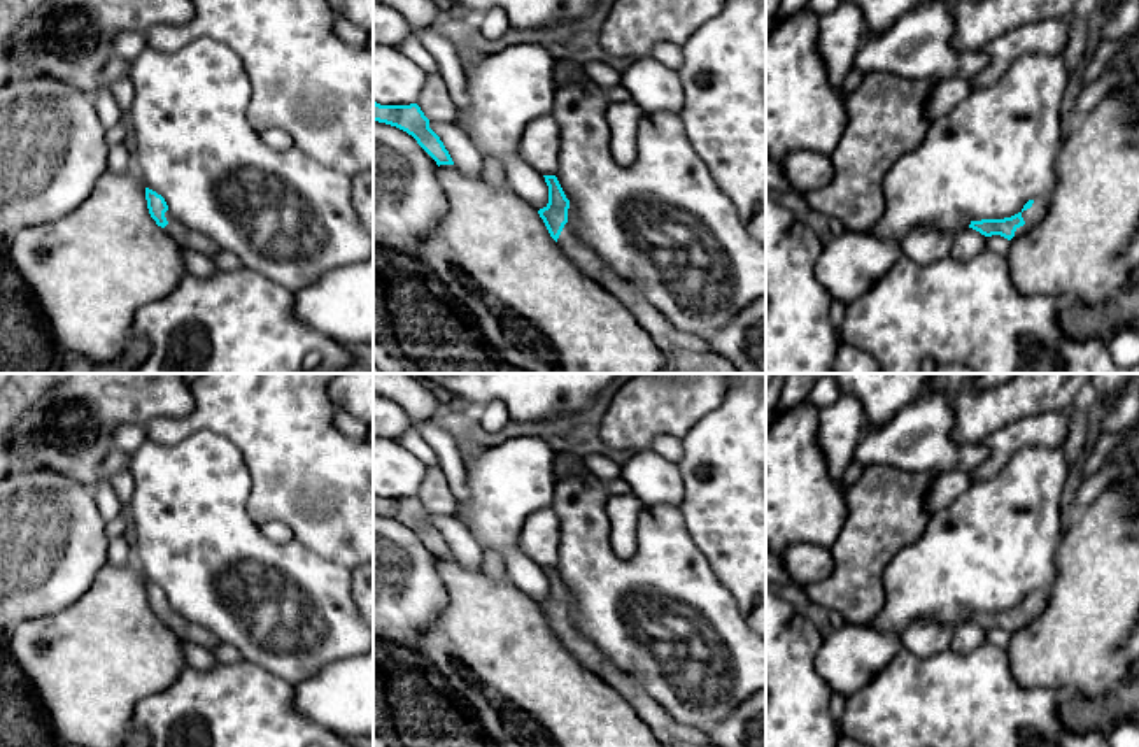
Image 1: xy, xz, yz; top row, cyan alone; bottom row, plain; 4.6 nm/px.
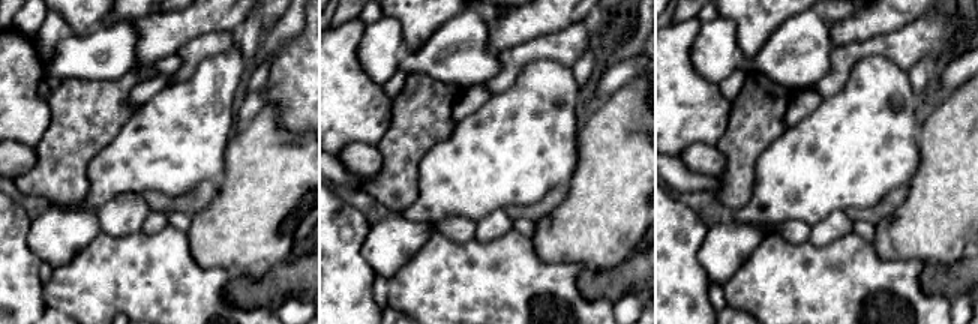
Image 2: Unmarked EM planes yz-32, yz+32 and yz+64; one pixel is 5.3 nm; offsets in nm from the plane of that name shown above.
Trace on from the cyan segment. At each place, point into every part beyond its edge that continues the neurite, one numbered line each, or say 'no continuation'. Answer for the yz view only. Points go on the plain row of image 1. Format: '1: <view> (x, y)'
1: yz (1038, 604)

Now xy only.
1: xy (193, 633)

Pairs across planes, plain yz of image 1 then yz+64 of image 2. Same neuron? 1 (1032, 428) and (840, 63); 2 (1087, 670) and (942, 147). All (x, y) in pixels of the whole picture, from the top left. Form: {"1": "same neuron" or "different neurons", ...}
{"1": "same neuron", "2": "same neuron"}

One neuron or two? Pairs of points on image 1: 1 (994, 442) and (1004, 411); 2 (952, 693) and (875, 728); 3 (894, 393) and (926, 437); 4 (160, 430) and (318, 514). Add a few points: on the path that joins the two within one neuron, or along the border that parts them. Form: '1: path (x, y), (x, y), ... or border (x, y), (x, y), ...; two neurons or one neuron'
1: border (1036, 414), (1017, 418), (978, 442); two neurons
2: path (933, 704), (915, 704), (901, 712), (894, 712); one neuron
3: border (926, 393), (912, 400), (884, 425), (868, 425); two neurons
4: path (200, 421), (232, 421), (284, 474); one neuron

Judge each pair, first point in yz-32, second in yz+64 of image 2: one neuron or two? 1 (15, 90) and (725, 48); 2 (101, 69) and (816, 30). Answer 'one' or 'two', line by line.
1: two
2: one

